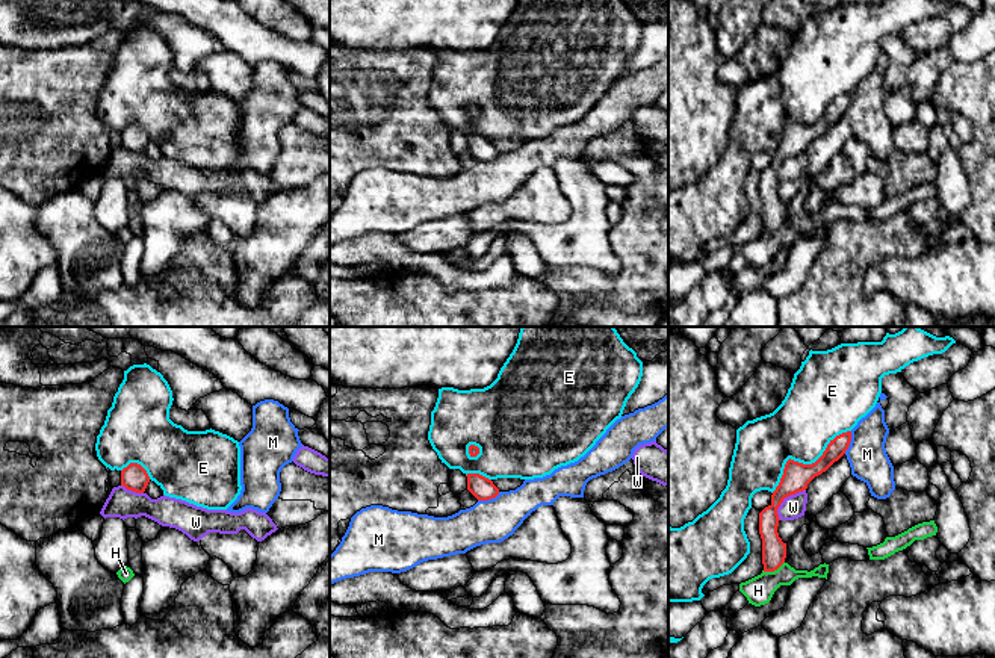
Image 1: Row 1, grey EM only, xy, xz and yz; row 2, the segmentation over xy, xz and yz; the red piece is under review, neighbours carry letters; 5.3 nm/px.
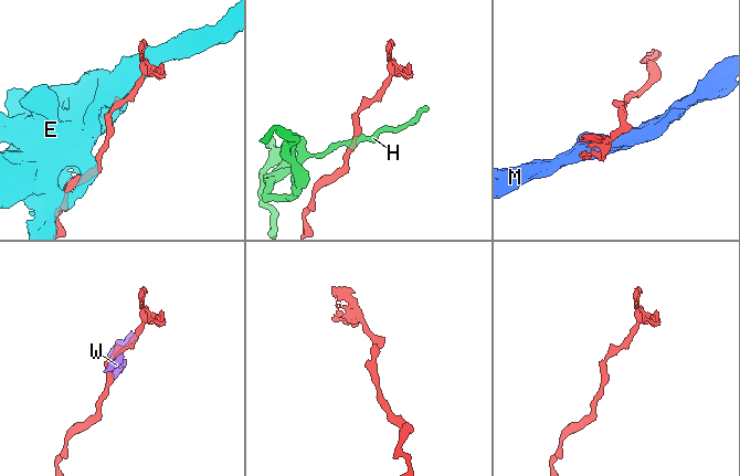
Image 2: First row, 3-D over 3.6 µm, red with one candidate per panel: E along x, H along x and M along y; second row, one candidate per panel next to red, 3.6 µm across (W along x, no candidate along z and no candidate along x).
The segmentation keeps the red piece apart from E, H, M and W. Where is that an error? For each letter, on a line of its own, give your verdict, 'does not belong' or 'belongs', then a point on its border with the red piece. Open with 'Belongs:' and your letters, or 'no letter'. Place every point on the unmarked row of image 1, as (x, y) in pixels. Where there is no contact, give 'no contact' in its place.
Belongs: no letter
E: does not belong | yz (805, 126)
H: does not belong | yz (773, 232)
M: does not belong | xz (489, 159)
W: does not belong | yz (784, 159)

